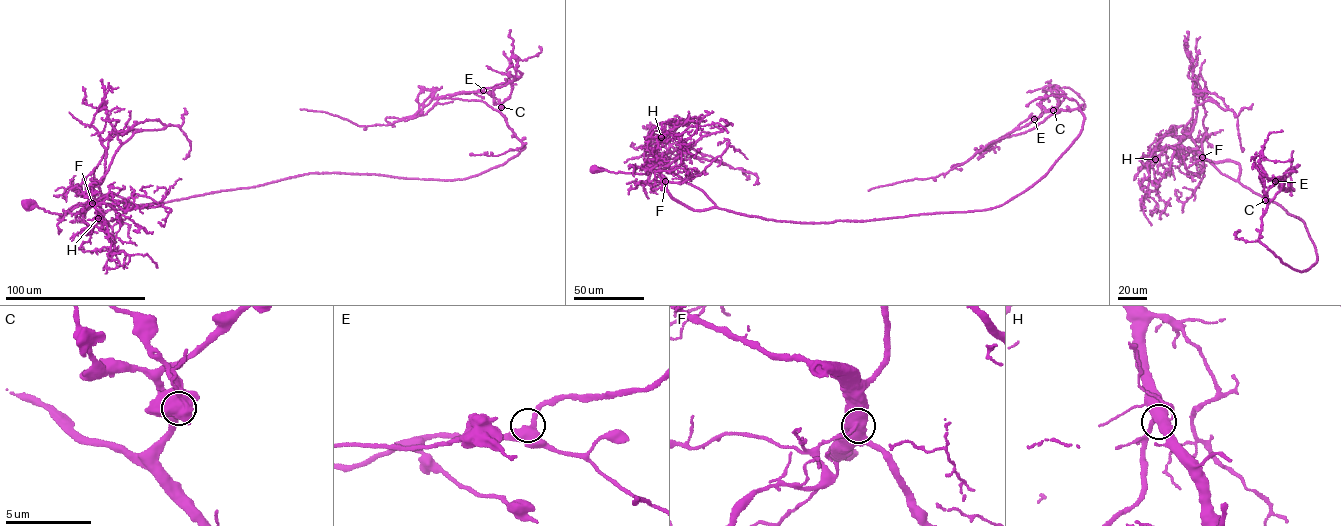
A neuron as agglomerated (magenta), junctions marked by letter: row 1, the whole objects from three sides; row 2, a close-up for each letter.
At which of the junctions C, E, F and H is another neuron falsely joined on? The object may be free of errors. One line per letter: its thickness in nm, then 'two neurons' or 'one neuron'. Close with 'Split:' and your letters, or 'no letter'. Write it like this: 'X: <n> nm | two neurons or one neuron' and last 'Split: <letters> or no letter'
C: 700 nm | two neurons
E: 440 nm | one neuron
F: 480 nm | one neuron
H: 460 nm | one neuron
Split: C

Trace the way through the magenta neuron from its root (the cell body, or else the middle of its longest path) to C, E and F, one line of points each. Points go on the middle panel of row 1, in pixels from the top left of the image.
C: (594, 170), (669, 166), (716, 207), (777, 221), (982, 210), (1032, 186), (1076, 139), (1083, 114), (1053, 109)
E: (594, 170), (669, 166), (716, 207), (777, 221), (982, 210), (1044, 177), (1084, 117), (1051, 109), (1034, 119)
F: (594, 170), (643, 174), (657, 169), (665, 181)

